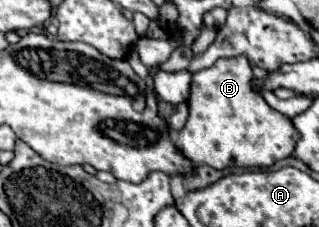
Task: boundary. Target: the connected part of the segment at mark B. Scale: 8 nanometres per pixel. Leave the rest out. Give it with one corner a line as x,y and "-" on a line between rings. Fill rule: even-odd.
230,57
220,59
212,67
202,69
192,75
190,99
188,99
188,121
184,129
176,135
174,145
196,165
210,165
214,169
226,167
270,167
274,161
290,157
294,153
294,145
300,139
292,121
282,113
274,111
258,93
250,89
252,67
246,57

